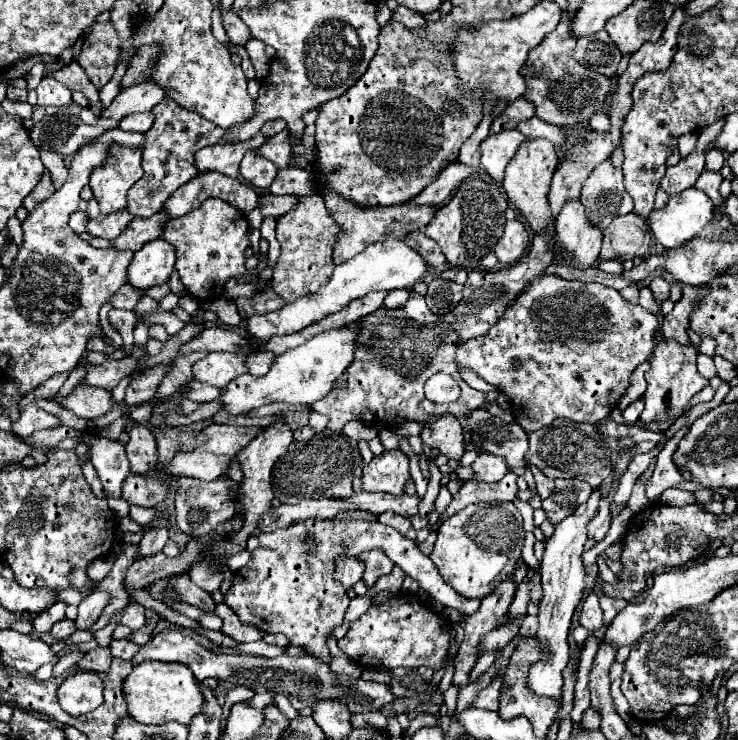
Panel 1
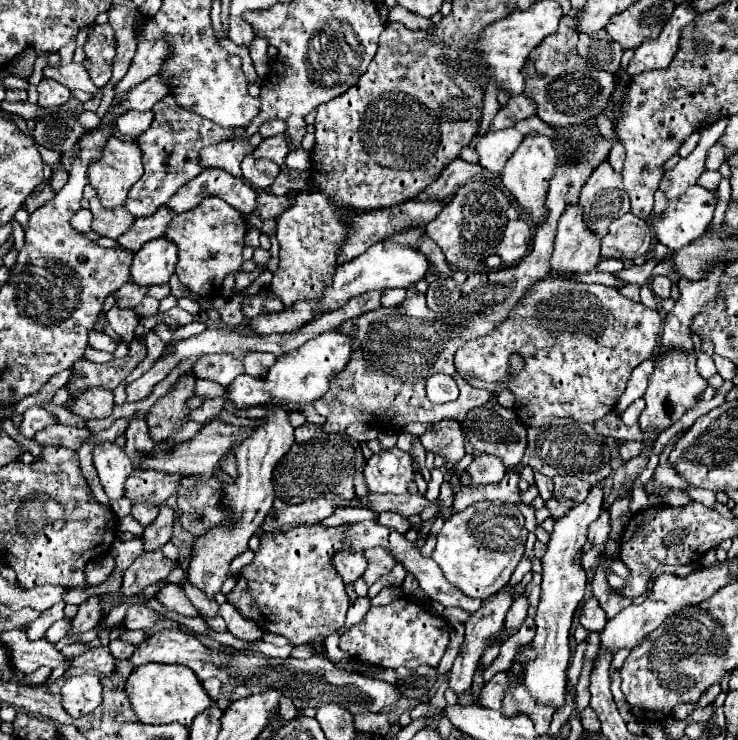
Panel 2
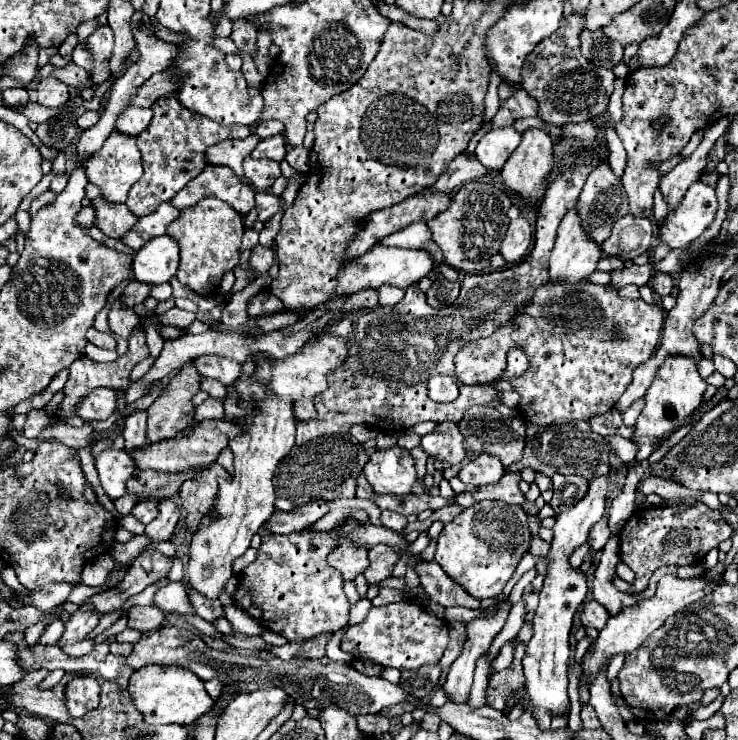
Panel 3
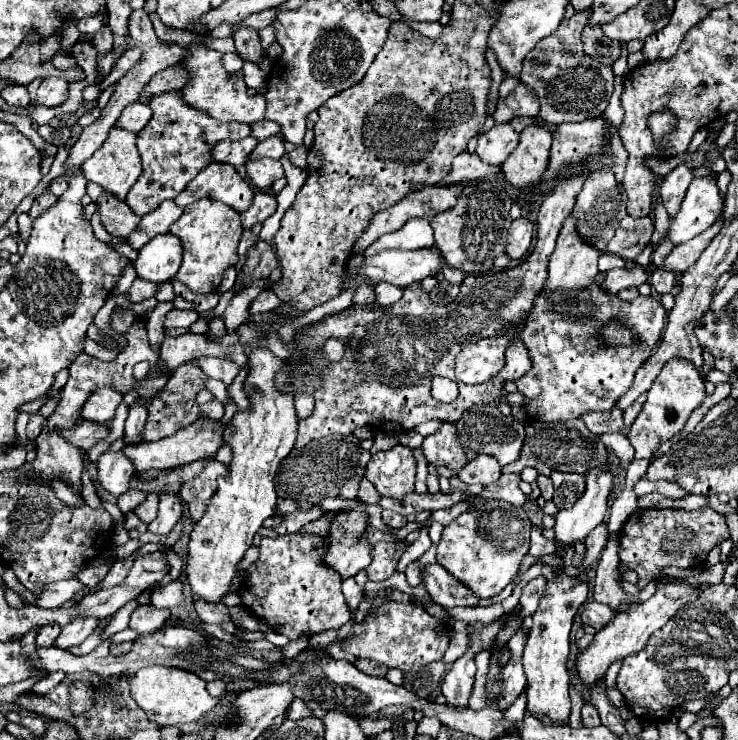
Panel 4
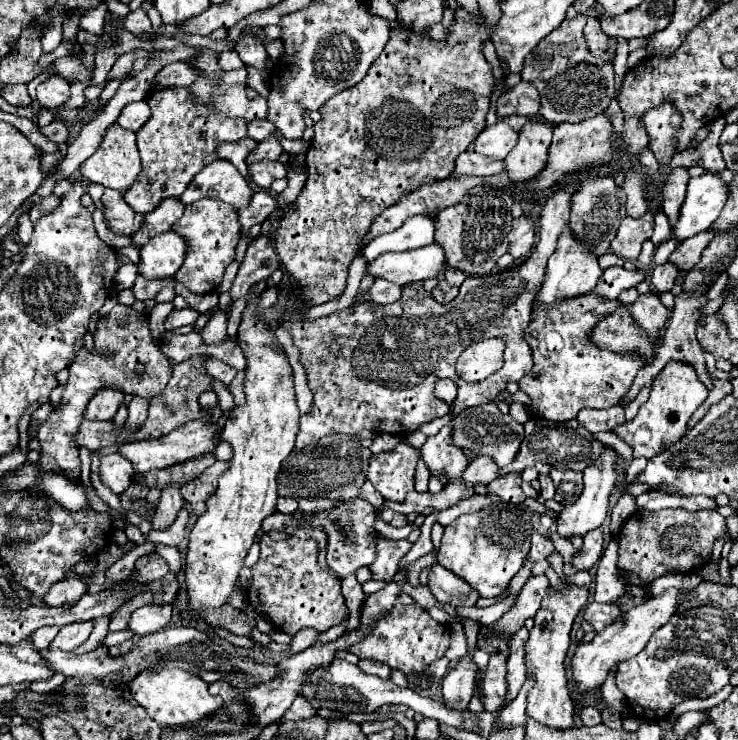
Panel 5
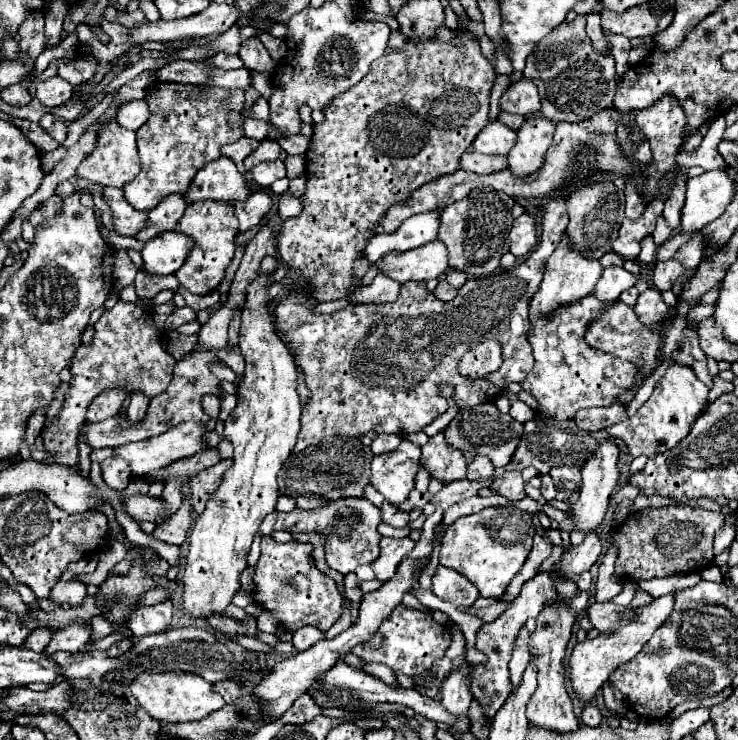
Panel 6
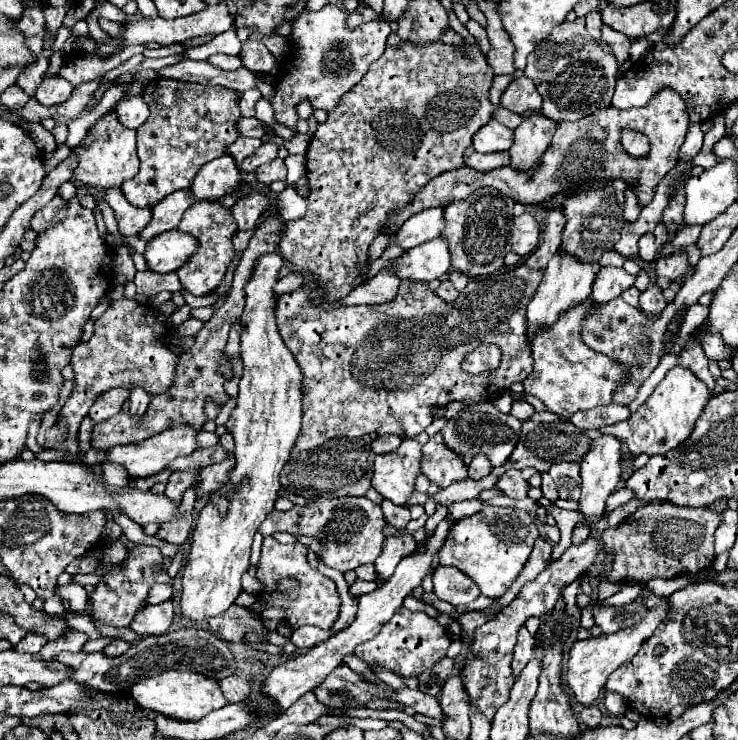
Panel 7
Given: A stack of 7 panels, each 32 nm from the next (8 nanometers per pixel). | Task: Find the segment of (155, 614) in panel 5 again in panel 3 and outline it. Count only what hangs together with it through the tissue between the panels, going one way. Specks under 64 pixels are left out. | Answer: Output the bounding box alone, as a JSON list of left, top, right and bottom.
[128,606,166,632]

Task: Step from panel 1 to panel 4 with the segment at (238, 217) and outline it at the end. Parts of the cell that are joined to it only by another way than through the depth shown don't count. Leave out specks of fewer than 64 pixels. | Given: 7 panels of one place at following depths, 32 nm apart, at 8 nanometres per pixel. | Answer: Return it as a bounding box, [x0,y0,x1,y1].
[168,198,242,294]

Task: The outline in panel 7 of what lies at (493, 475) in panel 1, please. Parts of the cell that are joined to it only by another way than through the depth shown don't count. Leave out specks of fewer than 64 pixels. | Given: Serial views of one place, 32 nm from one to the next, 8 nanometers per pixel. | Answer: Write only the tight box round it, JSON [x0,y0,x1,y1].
[468,456,492,480]

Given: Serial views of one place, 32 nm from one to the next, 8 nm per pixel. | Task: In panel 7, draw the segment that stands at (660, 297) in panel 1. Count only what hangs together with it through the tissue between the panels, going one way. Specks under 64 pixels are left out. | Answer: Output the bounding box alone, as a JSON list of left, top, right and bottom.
[656,252,690,290]

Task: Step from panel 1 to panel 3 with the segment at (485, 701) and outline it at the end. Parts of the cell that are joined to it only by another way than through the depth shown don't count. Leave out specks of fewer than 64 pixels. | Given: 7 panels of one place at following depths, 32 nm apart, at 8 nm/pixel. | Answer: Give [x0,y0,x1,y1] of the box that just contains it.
[486,642,526,710]

